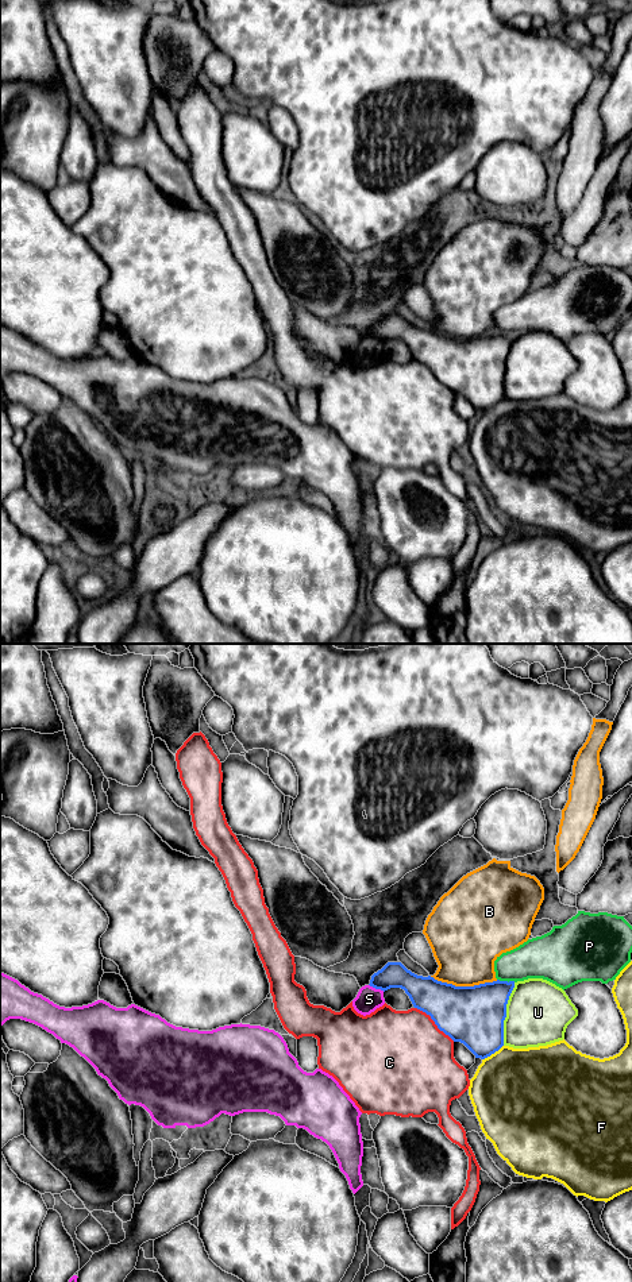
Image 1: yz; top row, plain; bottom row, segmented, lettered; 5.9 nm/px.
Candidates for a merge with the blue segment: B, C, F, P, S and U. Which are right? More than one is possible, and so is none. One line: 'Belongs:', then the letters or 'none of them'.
Belongs: none of them

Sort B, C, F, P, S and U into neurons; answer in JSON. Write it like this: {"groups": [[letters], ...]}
{"groups": [["B"], ["C"], ["F"], ["P"], ["S"], ["U"]]}

